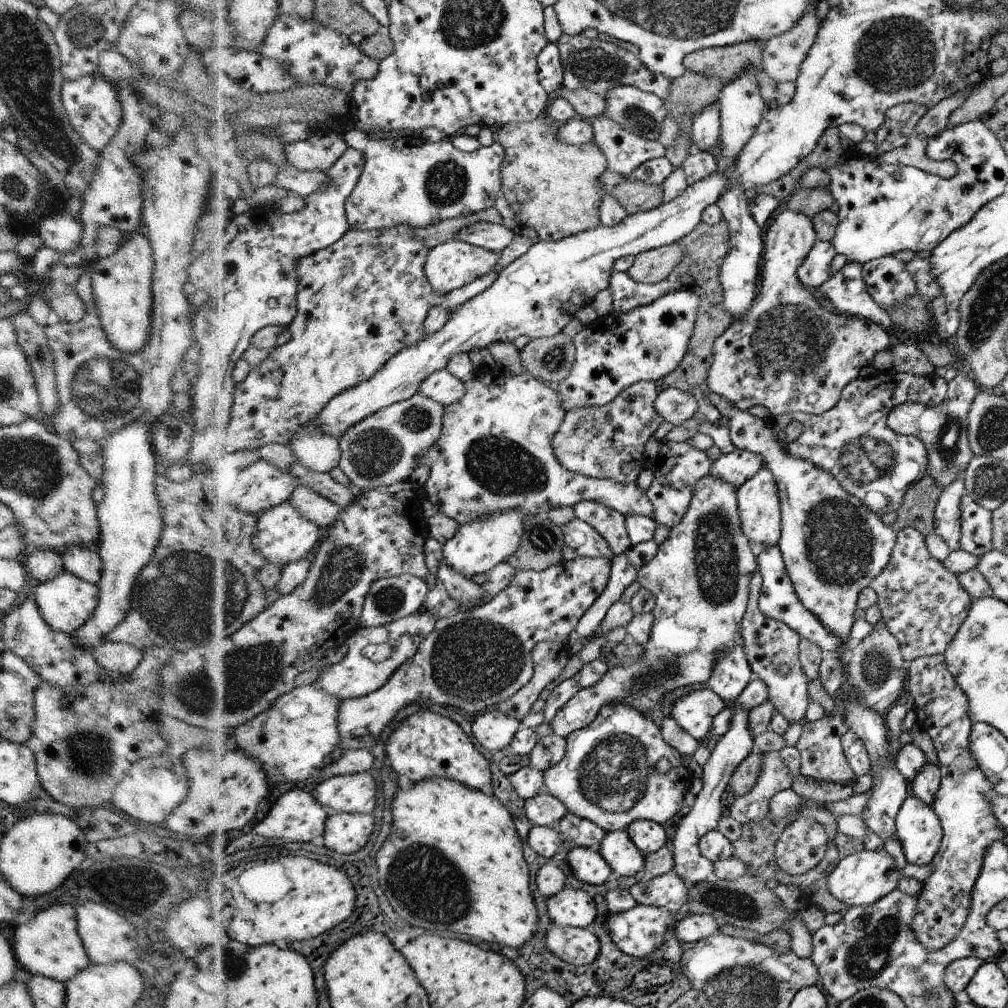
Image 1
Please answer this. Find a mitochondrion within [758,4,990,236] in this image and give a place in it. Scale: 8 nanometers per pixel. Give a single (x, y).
(897, 53)

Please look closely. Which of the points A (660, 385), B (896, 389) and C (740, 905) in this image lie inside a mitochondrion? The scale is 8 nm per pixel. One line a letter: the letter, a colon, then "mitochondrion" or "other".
A: other
B: other
C: mitochondrion

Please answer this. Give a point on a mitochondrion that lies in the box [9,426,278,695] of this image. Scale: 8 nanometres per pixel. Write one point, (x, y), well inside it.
(188, 598)

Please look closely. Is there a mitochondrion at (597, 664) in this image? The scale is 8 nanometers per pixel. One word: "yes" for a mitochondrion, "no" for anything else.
no

